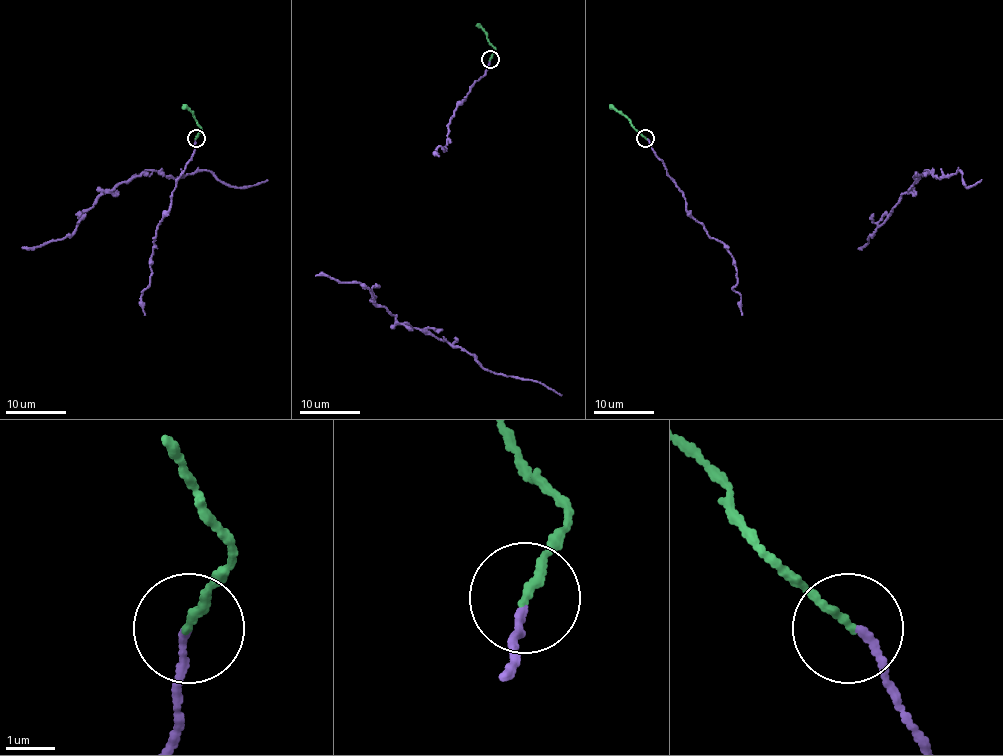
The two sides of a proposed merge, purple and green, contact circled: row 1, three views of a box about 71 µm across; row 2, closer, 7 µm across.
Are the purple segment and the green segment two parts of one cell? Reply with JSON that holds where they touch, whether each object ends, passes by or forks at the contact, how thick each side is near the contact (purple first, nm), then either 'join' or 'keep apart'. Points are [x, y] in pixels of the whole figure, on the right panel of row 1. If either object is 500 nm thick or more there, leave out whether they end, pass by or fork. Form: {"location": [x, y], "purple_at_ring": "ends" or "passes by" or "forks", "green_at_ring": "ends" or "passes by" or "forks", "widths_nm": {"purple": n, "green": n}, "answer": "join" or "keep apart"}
{"location": [645, 138], "purple_at_ring": "ends", "green_at_ring": "ends", "widths_nm": {"purple": 150, "green": 170}, "answer": "join"}

